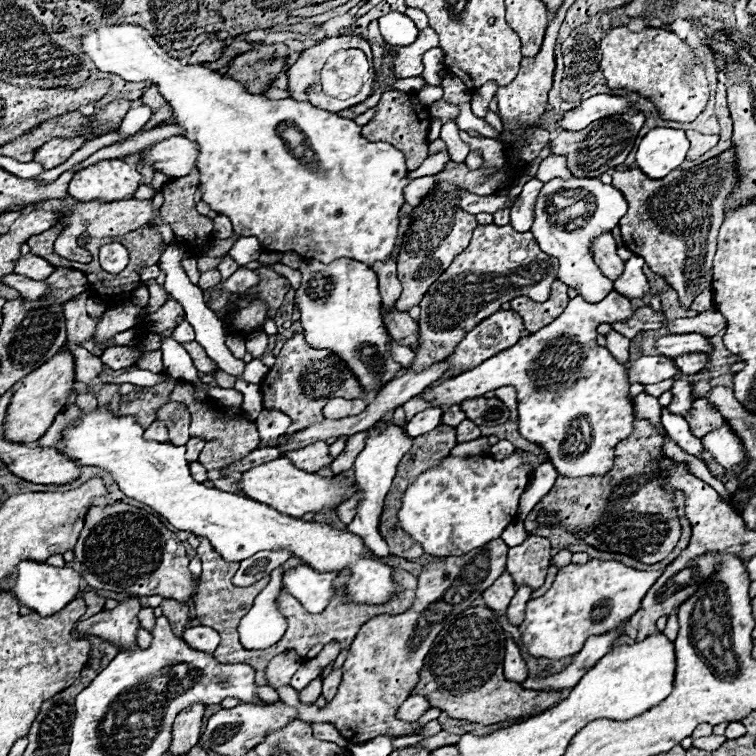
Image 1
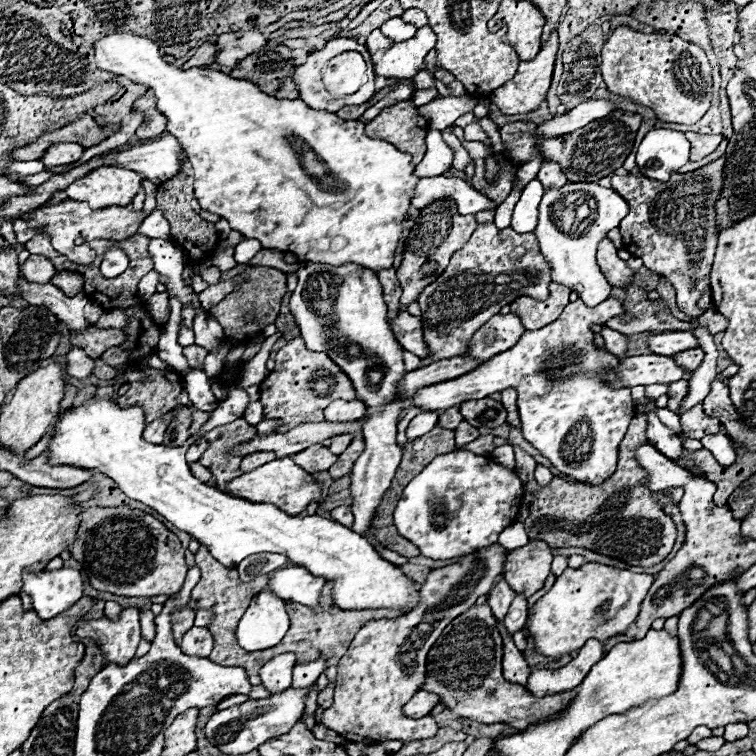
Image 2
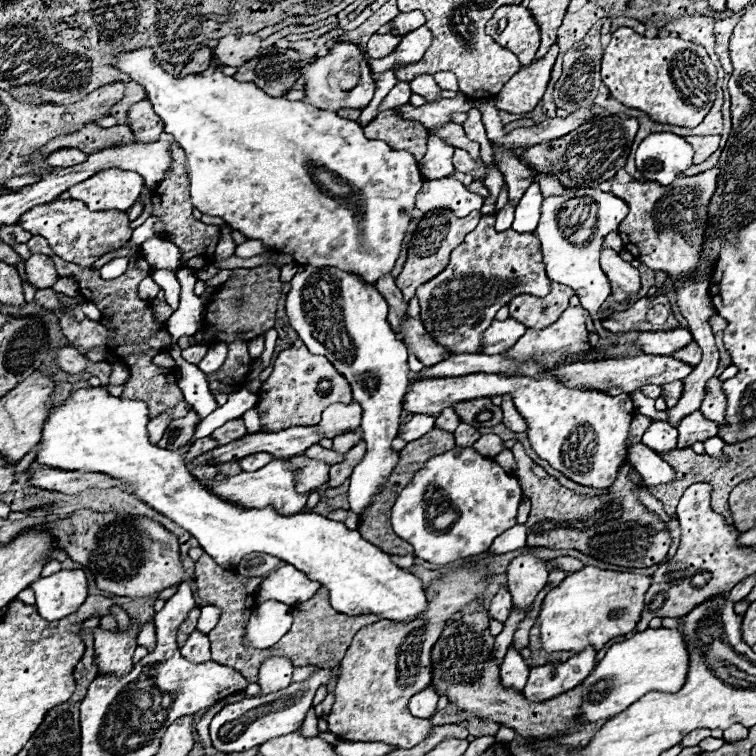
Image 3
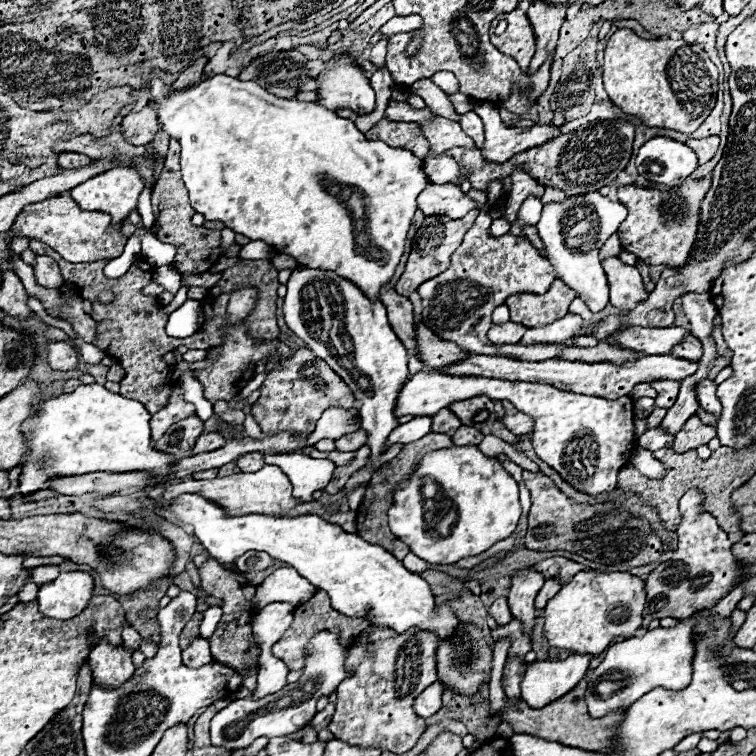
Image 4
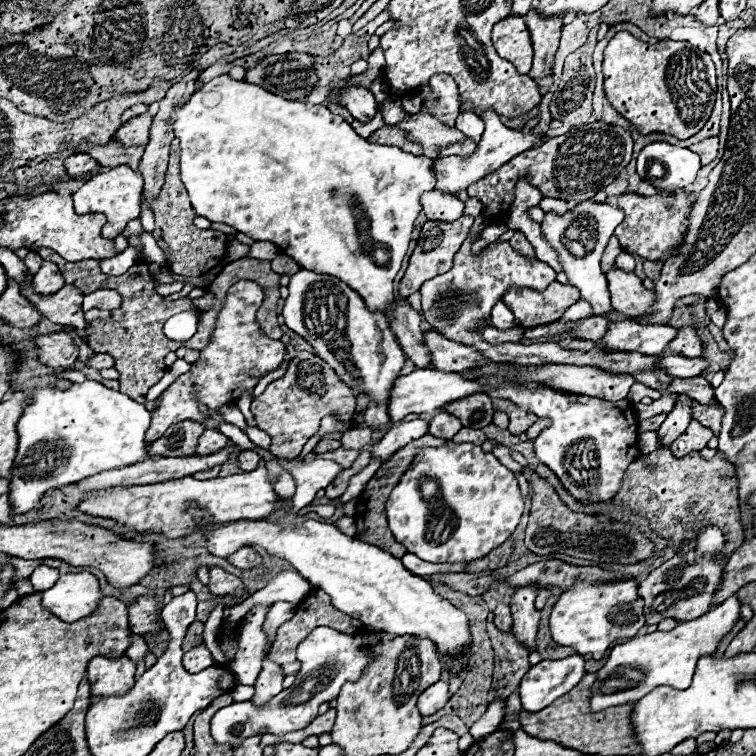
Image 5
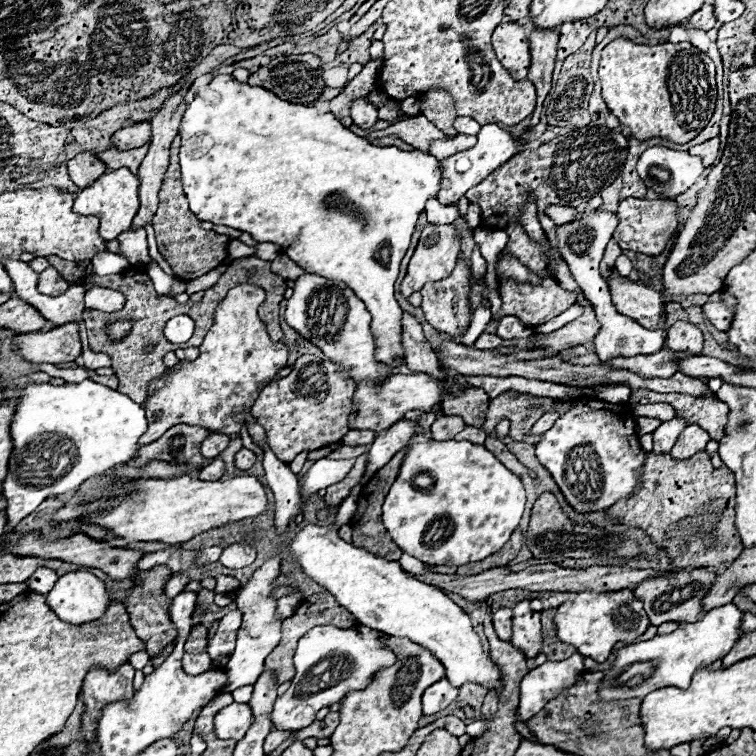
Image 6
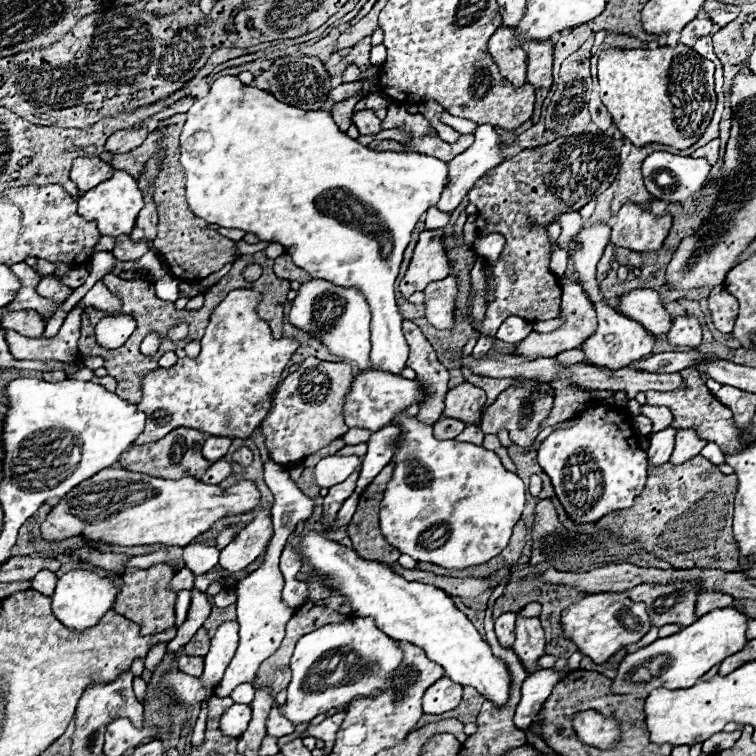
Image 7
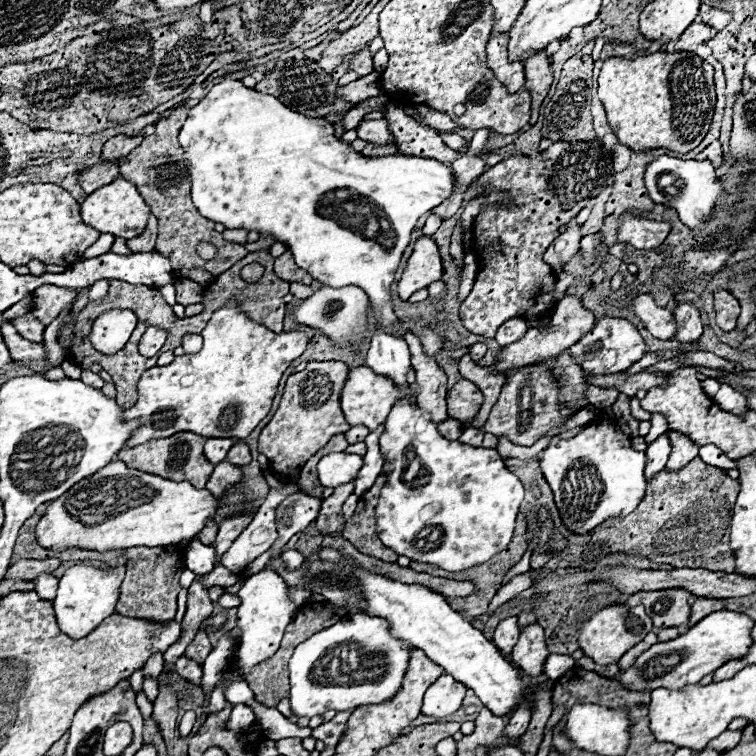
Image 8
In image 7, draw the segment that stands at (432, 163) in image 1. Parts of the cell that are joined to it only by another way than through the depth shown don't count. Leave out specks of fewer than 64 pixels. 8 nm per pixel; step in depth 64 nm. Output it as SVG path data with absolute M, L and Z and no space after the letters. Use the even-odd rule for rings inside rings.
M490 124L478 126L474 132L474 144L448 162L448 186L436 204L440 212L454 212L468 190L476 184L476 180L502 162L500 152L502 146L496 130Z

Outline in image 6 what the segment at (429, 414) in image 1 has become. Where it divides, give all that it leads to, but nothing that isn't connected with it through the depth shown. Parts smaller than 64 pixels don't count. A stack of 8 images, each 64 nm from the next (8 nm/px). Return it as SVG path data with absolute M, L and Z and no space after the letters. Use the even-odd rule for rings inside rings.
M400 420L396 424L392 424L388 430L384 430L384 434L376 436L374 442L370 444L368 450L368 464L366 464L366 472L364 472L364 482L368 482L372 478L372 474L376 474L384 464L388 464L388 460L400 452L408 440L420 432L422 428L416 422L410 420Z

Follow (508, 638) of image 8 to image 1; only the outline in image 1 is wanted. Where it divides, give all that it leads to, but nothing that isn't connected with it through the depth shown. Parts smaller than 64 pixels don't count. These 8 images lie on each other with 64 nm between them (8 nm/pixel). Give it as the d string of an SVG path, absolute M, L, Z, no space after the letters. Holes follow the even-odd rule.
M504 572L504 574L482 594L482 598L484 598L486 606L496 612L496 616L502 616L502 614L506 614L506 608L508 608L508 604L510 604L510 600L512 600L514 592L516 592L516 586L514 586L510 574Z

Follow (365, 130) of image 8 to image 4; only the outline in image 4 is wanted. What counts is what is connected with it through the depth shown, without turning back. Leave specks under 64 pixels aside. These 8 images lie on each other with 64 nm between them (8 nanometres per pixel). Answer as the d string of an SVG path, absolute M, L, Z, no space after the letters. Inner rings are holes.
M340 56L332 62L326 64L326 70L316 76L316 80L320 82L318 86L318 102L330 110L336 108L348 108L356 114L368 114L374 110L376 100L374 100L374 90L370 88L370 80L364 76L364 72L360 68L352 68L352 58L350 56Z

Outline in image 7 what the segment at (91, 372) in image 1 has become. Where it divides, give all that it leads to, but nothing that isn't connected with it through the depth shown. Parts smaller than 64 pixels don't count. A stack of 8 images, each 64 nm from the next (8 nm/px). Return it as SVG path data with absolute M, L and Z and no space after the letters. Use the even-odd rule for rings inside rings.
M76 304L60 332L54 338L26 338L14 330L6 330L6 342L10 346L10 352L16 360L56 360L56 362L74 362L76 360L76 348L80 338L80 314L84 310L84 304Z

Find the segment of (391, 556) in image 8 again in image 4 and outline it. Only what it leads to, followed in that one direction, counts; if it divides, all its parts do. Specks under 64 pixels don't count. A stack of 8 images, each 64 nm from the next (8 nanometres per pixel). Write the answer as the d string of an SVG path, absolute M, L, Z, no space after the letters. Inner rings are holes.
M430 432L430 434L426 434L424 438L420 438L420 440L412 442L412 444L408 444L408 446L404 446L404 448L400 450L400 454L398 454L394 460L390 460L382 470L378 470L378 472L372 476L372 480L370 480L370 484L368 484L368 492L366 492L366 496L364 496L364 504L360 504L360 508L358 508L358 512L356 512L356 514L358 514L358 534L360 534L364 540L368 540L368 542L372 542L372 544L380 544L384 550L392 552L398 560L402 560L402 558L410 552L410 548L408 548L404 542L400 542L396 536L392 536L392 532L390 532L390 528L388 528L386 512L388 512L388 508L390 508L392 494L394 494L394 490L400 486L400 482L404 482L404 480L416 470L418 460L420 460L426 452L430 452L430 450L440 450L440 448L450 448L450 446L452 446L452 438L450 438L450 436Z

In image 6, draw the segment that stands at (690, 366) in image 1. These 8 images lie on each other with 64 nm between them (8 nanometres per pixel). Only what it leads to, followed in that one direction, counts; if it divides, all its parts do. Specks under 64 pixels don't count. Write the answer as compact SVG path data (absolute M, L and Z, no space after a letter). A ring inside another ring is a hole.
M676 322L668 328L666 346L674 352L684 352L698 356L702 350L702 332L692 322Z

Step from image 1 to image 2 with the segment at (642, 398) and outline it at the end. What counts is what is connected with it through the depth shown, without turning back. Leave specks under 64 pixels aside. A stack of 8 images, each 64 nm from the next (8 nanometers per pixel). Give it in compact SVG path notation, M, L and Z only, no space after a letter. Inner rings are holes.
M640 412L638 414L644 414L648 418L648 430L646 430L646 440L658 450L662 452L664 456L668 458L678 458L682 454L682 442L678 436L674 436L674 432L670 428L666 428L658 418L656 414L652 412Z

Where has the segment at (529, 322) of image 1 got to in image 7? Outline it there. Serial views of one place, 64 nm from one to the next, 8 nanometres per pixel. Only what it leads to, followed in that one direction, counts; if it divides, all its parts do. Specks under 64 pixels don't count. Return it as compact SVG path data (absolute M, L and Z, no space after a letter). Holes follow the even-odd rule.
M604 134L556 138L552 144L524 150L502 162L489 170L468 192L470 202L478 208L476 232L482 236L502 234L506 238L500 258L492 264L486 262L486 272L492 276L492 288L486 288L486 316L480 324L476 324L470 312L472 294L466 302L466 320L472 328L484 336L494 336L498 326L510 316L520 316L528 322L552 320L558 316L562 290L558 278L548 268L552 244L546 226L554 224L560 212L580 210L596 198L600 190L604 192L614 182L622 146L624 140L614 140Z

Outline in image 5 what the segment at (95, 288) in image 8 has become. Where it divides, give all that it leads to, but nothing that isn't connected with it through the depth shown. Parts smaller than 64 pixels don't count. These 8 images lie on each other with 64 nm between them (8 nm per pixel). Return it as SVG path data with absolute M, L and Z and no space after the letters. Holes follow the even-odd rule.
M94 290L84 296L84 312L90 308L116 310L122 306L122 296L114 290Z

